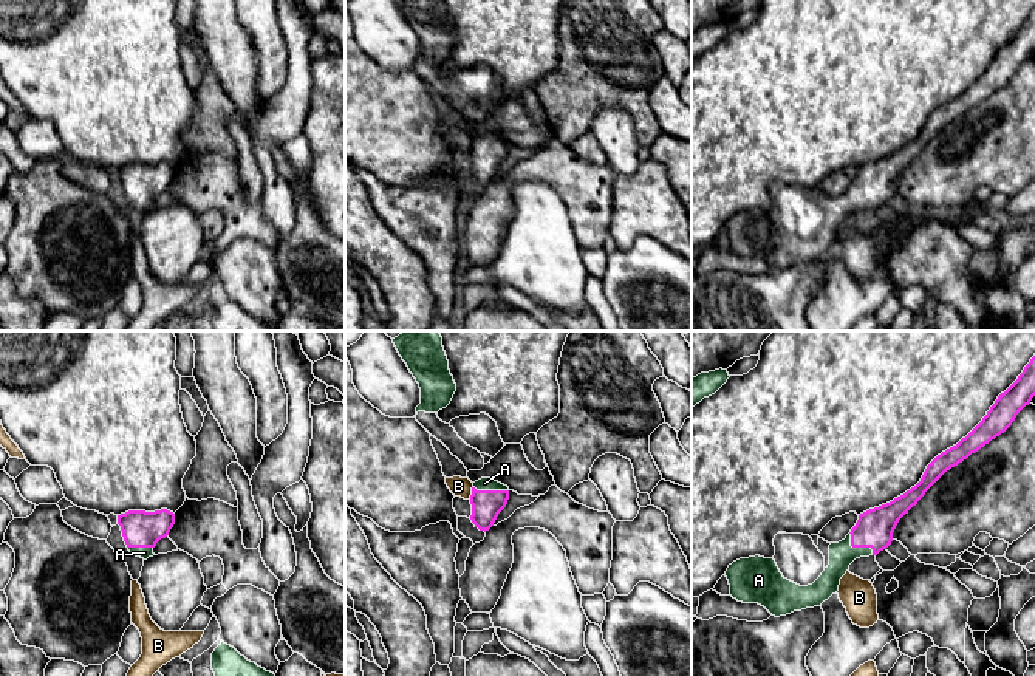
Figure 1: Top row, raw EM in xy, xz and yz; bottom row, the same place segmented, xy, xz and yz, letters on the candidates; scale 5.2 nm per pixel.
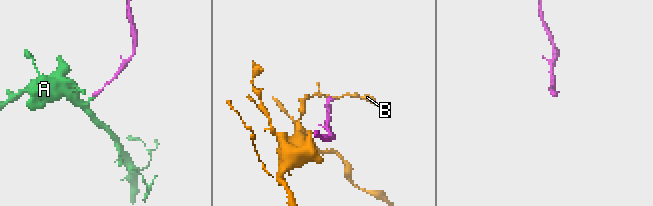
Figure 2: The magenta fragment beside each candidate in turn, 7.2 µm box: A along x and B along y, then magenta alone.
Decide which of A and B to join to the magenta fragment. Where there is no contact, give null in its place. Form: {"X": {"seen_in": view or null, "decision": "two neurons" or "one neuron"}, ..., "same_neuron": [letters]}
{"A": {"seen_in": "yz", "decision": "one neuron"}, "B": {"seen_in": "xz", "decision": "two neurons"}, "same_neuron": ["A"]}

